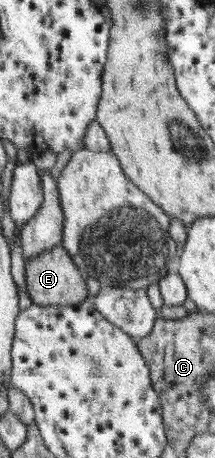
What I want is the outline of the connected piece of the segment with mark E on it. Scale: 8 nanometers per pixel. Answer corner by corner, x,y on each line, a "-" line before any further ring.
62,244
33,256
26,263
26,289
34,304
37,305
80,305
89,297
89,289
84,278
85,275

